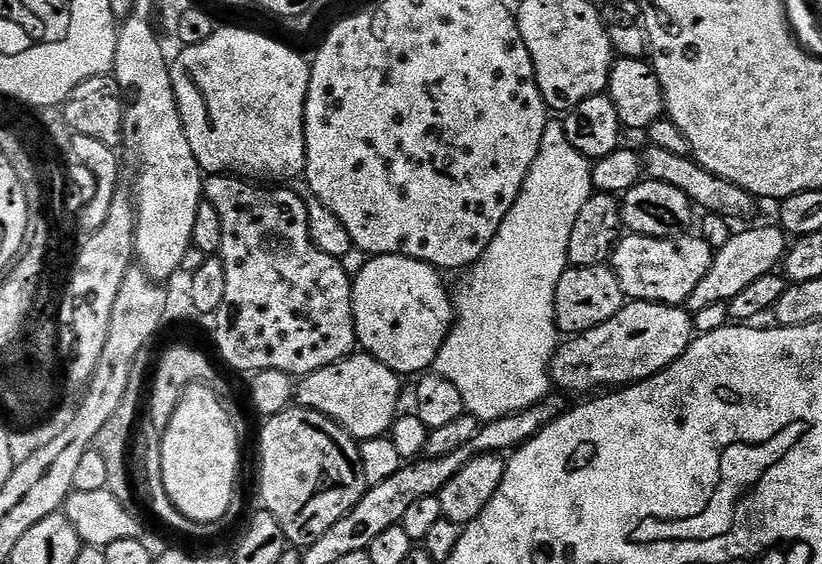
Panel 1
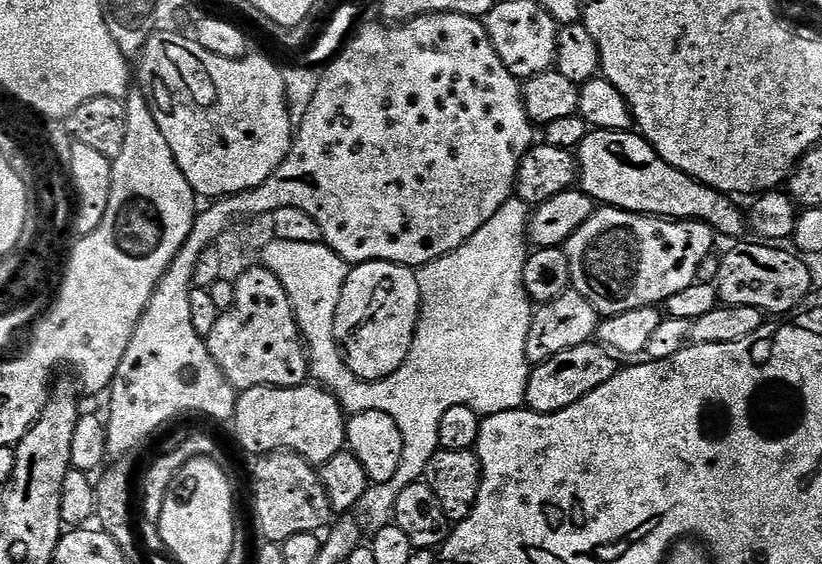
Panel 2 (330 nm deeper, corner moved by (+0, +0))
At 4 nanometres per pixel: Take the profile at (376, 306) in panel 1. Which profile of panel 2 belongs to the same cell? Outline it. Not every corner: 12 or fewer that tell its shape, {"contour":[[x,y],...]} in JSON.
{"contour":[[405,264],[349,271],[336,339],[356,377],[396,375],[419,326]]}

